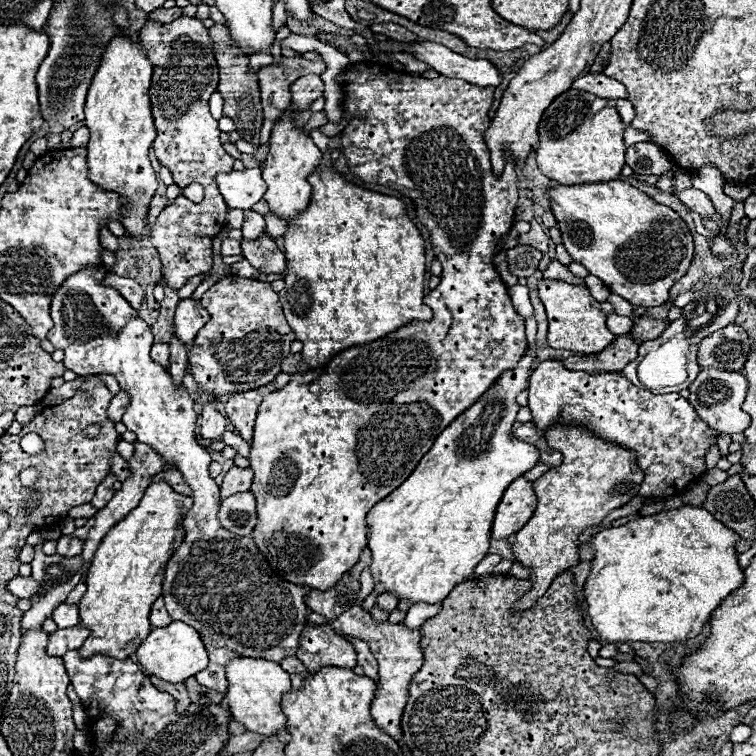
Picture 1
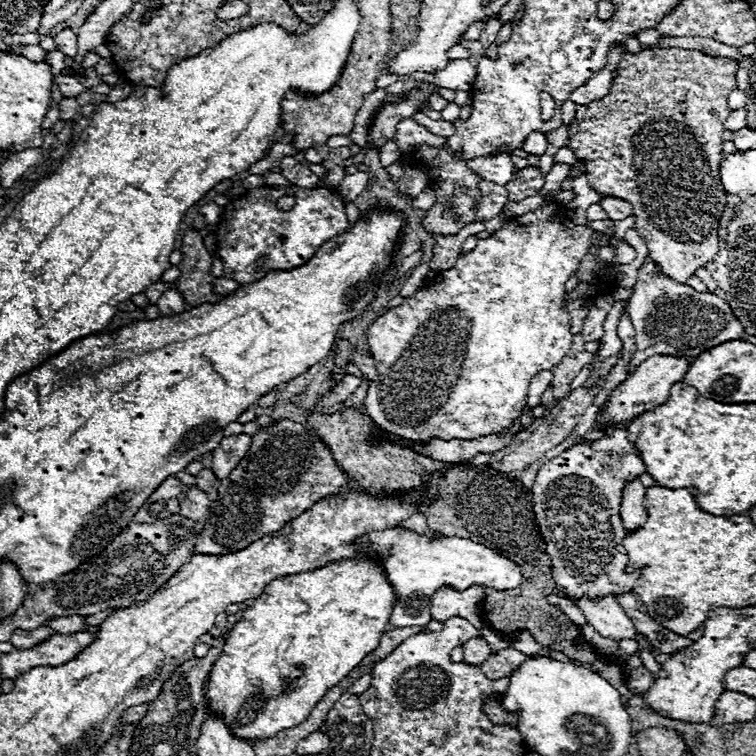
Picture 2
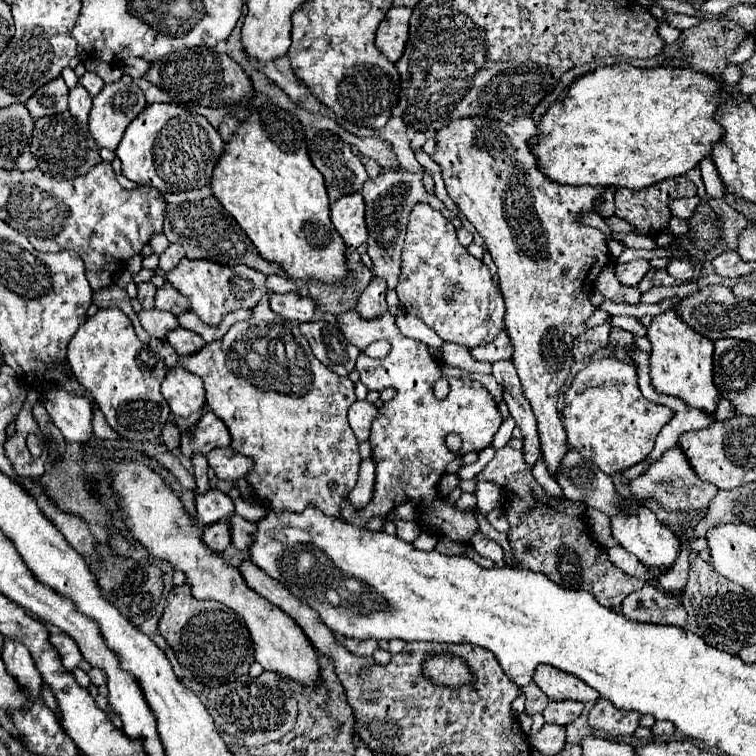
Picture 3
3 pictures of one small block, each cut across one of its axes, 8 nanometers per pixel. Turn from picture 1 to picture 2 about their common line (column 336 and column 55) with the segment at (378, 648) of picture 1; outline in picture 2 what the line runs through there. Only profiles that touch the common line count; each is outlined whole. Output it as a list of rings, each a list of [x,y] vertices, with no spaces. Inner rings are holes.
[[[60,616],[46,620],[46,626],[50,626],[58,634],[76,634],[76,632],[88,632],[90,626],[84,622],[84,616]]]

